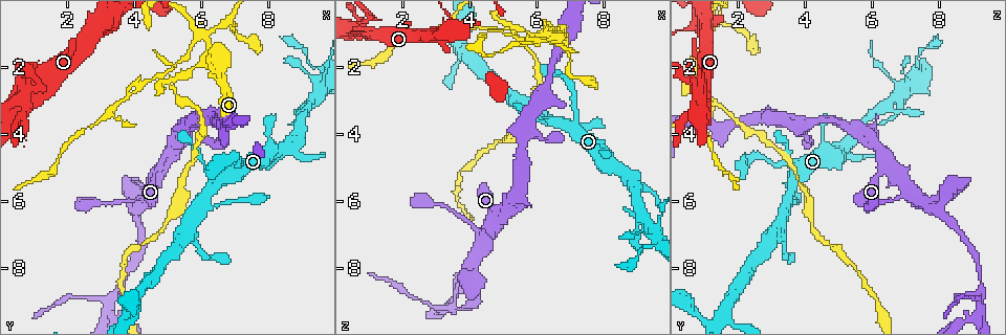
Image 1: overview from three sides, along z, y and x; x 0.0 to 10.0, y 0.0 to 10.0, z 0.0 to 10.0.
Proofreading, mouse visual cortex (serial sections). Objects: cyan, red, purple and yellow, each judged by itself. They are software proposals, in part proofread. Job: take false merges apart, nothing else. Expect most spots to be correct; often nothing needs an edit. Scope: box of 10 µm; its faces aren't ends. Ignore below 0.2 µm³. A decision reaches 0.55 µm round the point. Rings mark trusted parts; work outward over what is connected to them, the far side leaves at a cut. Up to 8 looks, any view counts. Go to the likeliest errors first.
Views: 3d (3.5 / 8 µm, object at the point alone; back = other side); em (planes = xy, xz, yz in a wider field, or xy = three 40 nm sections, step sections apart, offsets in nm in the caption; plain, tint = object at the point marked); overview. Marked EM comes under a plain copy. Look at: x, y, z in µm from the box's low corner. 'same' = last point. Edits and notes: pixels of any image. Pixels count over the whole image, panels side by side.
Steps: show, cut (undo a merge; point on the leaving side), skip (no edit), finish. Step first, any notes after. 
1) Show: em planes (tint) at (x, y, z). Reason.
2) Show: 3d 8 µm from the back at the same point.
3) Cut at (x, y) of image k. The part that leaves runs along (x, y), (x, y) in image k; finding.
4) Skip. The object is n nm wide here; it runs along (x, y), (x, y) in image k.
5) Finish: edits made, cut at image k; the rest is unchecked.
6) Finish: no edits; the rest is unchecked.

Show: 3d 3.5 µm at (6.10, 1.25, 1.20). Four arms meet.

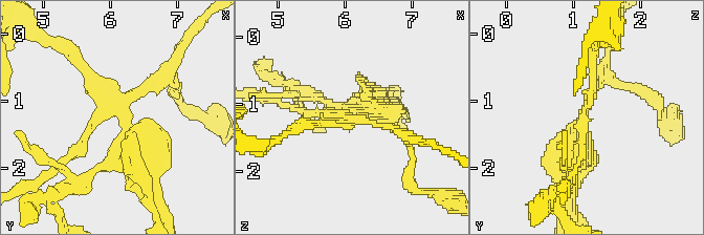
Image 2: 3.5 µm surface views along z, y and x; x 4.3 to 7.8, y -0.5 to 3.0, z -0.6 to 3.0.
Show: em xy step 5 (tint) at (6.10, 1.25, 1.20). 4 arms meet here; the arms are 100, 150, 150, 350 nm wide; shape alone is not enough.

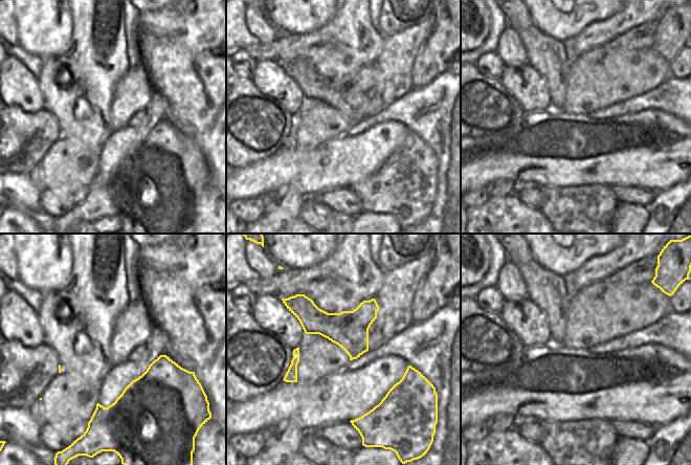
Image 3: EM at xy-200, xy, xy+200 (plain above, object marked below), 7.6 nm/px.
Show: em xy step 2 (tint) at the same point. Cut it another way.

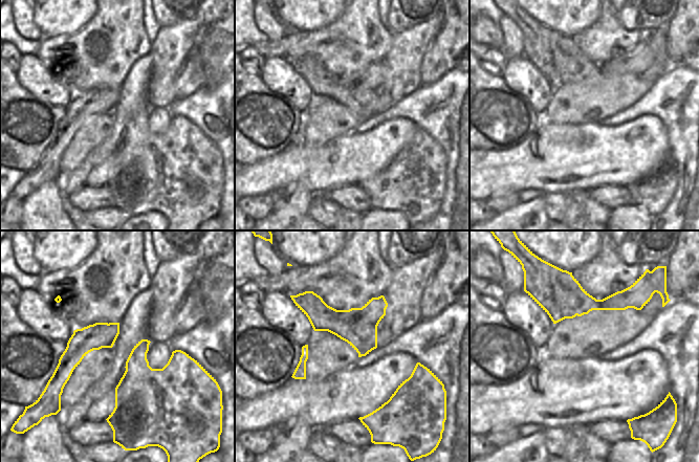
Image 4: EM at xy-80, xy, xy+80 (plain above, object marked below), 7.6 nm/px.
Cut at (157, 83) of image 2. The part that leaves runs along (112, 112), (38, 183) in image 2; a second cell is stuck on.

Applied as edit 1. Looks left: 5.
Show: 3d 3.5 µm at (3.80, 9.35, 1.60). Sharp bend.

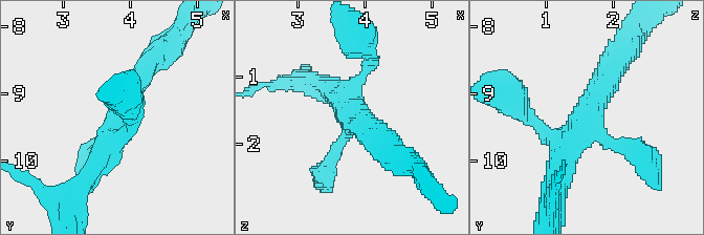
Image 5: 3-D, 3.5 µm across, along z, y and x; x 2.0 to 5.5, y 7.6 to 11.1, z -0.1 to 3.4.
Show: em planes (tint) at (3.85, 9.40, 1.65).

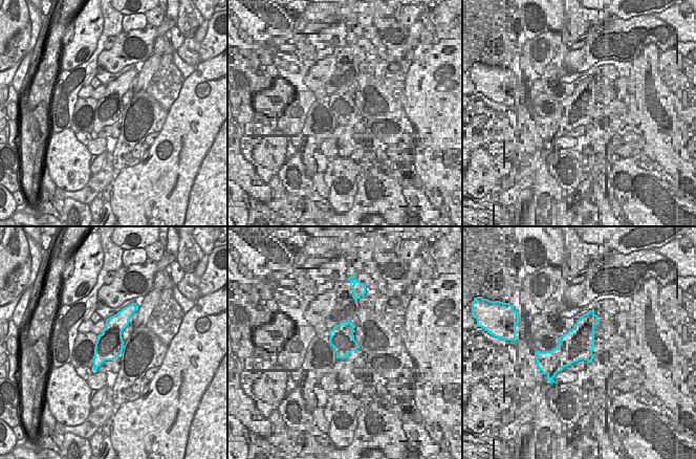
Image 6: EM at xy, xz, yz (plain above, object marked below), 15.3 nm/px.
Skip. The arms are 150, 200, 300, 350 nm wide; it runs along (617, 64), (577, 132), (553, 135), (534, 120) in image 5; continuous, no second cell.

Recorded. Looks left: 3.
Show: 3d 3.5 µm at (3.25, 9.30, 9.20). A fork.

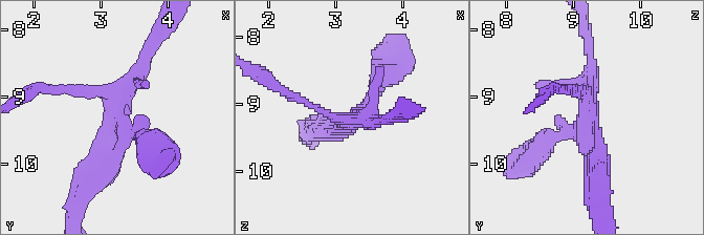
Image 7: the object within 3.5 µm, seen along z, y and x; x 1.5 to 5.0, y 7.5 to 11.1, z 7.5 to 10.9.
Show: em planes (tint) at (3.30, 9.30, 9.20). Shape alone is not enough.

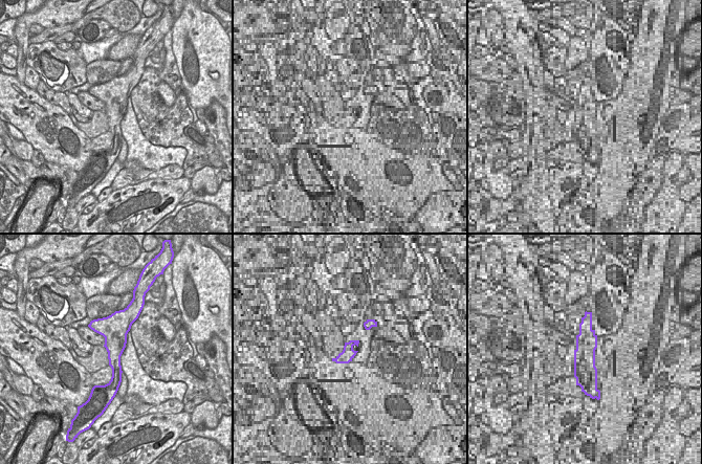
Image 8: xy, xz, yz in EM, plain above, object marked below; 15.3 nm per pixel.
Skip. The object is 360 nm wide here; it runs along (590, 58), (590, 113), (536, 152) in image 7; one cell here.

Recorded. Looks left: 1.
Finish: edits made, cut at image 2; the rest is unchecked.

